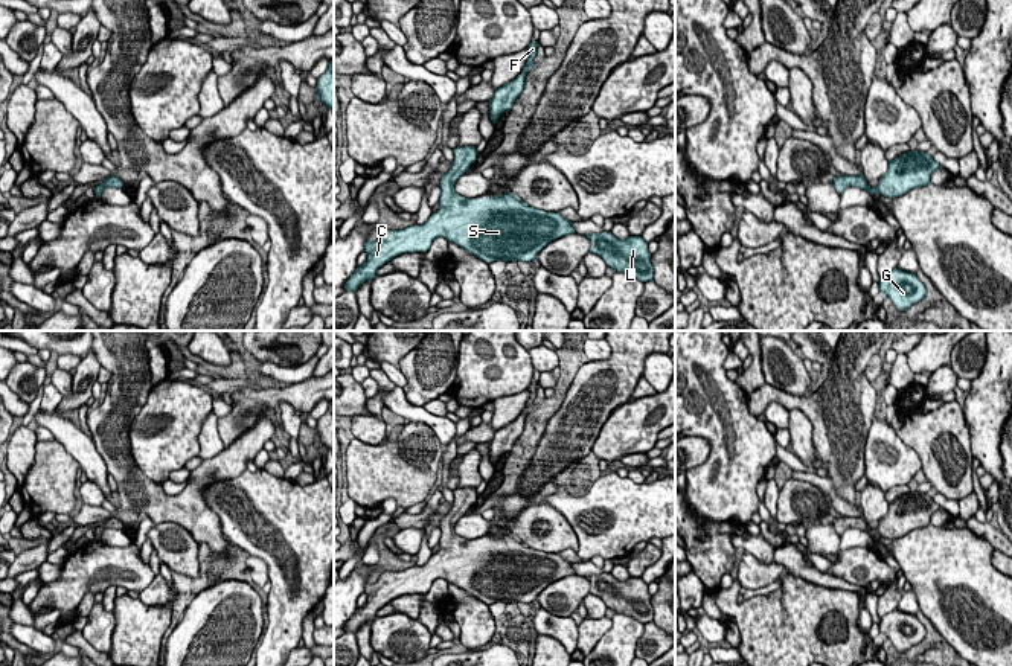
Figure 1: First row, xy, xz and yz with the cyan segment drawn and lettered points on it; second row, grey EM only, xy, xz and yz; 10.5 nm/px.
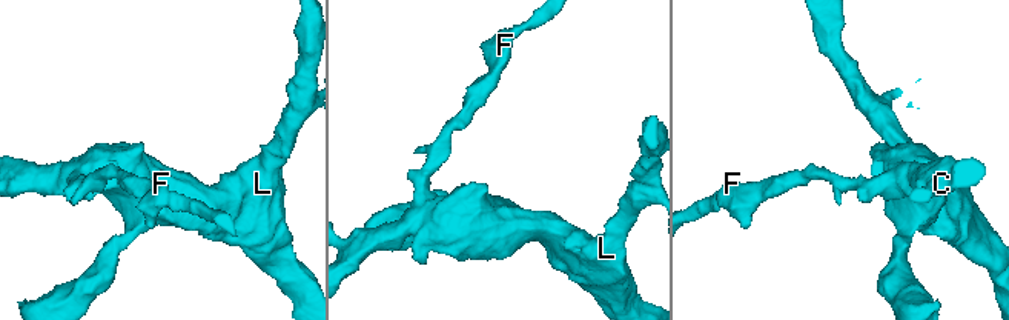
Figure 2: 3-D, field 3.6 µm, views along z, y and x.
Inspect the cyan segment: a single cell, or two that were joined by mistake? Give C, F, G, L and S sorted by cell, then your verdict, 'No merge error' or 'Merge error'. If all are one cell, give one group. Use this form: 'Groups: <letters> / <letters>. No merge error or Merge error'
Groups: C F G L S. No merge error

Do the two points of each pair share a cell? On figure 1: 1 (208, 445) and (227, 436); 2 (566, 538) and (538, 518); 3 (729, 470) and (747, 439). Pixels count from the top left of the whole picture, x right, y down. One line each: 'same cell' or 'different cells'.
1: different cells
2: same cell
3: same cell

